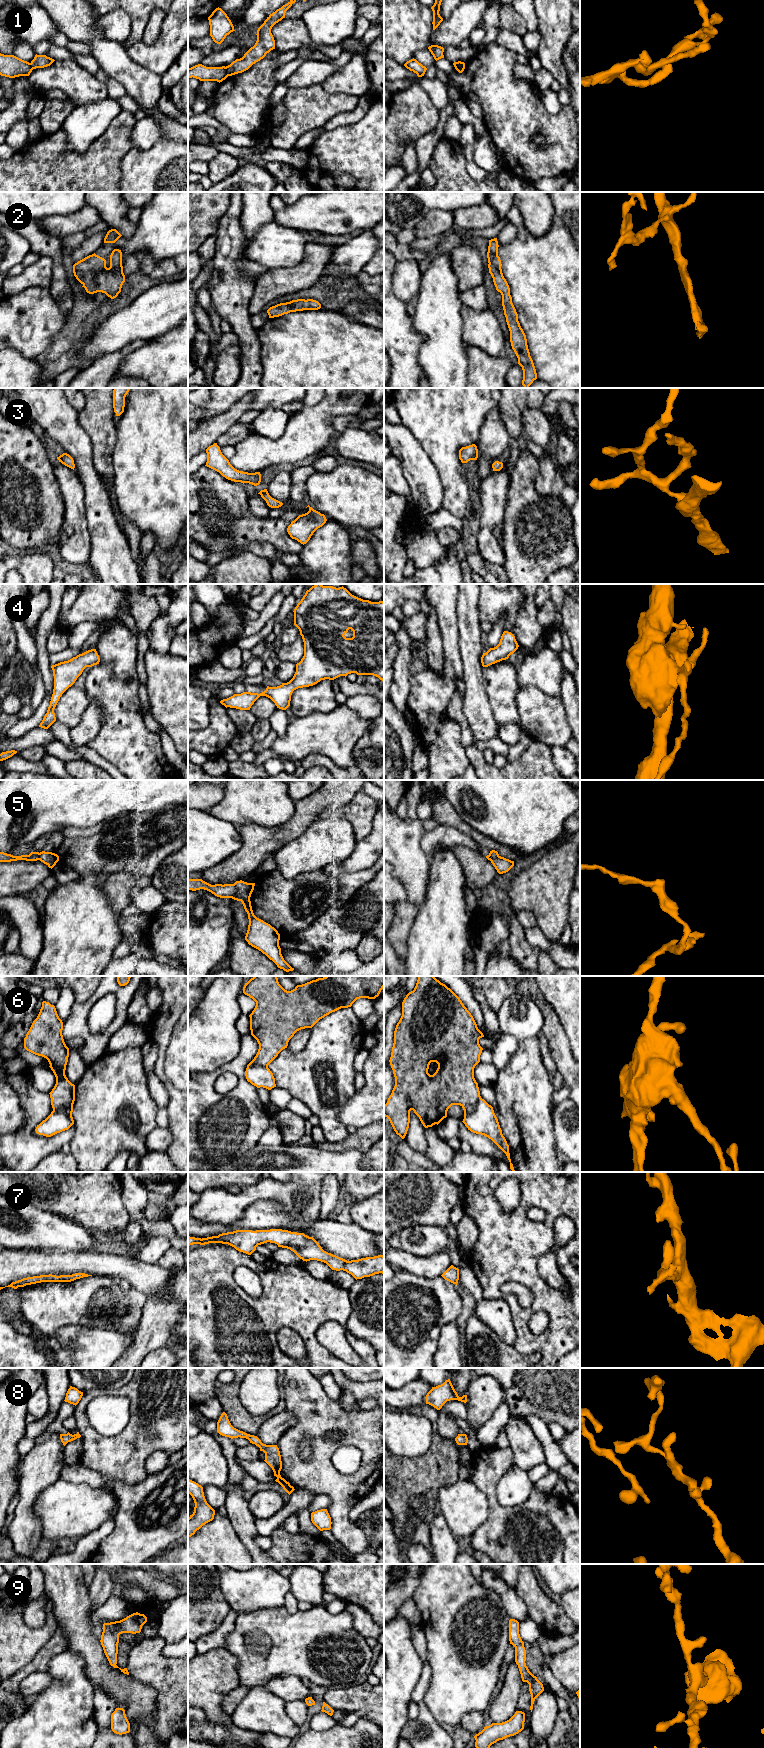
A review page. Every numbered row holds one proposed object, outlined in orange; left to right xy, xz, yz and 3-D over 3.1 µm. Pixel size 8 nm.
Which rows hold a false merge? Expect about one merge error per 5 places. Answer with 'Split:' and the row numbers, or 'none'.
Split: 1, 5, 6

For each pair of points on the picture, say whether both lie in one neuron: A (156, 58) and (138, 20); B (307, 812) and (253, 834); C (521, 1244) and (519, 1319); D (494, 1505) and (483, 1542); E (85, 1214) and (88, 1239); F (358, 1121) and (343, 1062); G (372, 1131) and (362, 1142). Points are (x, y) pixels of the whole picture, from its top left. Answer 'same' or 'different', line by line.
A: different
B: same
C: same
D: same
E: different
F: different
G: same

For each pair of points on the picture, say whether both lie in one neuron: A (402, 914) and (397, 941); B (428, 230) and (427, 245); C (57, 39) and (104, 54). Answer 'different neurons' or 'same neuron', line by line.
A: same neuron
B: different neurons
C: different neurons

